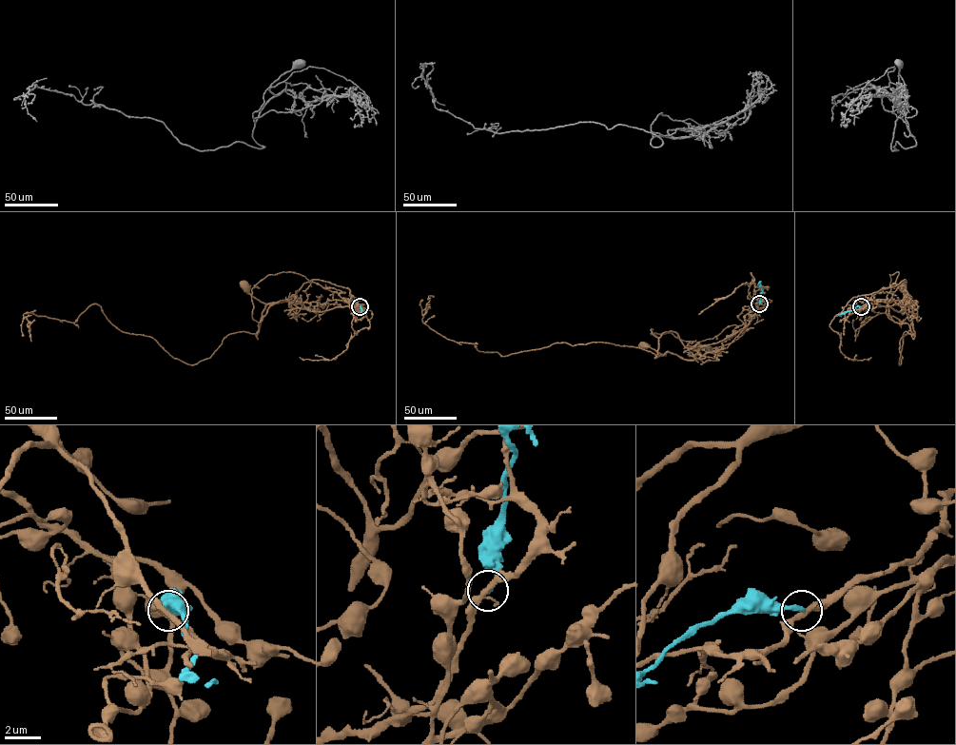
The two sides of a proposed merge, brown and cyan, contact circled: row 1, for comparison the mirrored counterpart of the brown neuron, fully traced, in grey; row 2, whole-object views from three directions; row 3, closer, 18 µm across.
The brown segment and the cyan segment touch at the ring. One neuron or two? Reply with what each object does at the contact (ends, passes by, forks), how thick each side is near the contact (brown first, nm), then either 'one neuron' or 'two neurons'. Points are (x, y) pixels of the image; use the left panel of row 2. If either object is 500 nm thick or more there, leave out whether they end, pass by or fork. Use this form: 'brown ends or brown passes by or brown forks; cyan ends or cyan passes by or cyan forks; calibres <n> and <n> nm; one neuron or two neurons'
brown forks; cyan ends; calibres 240 and 300 nm; two neurons

